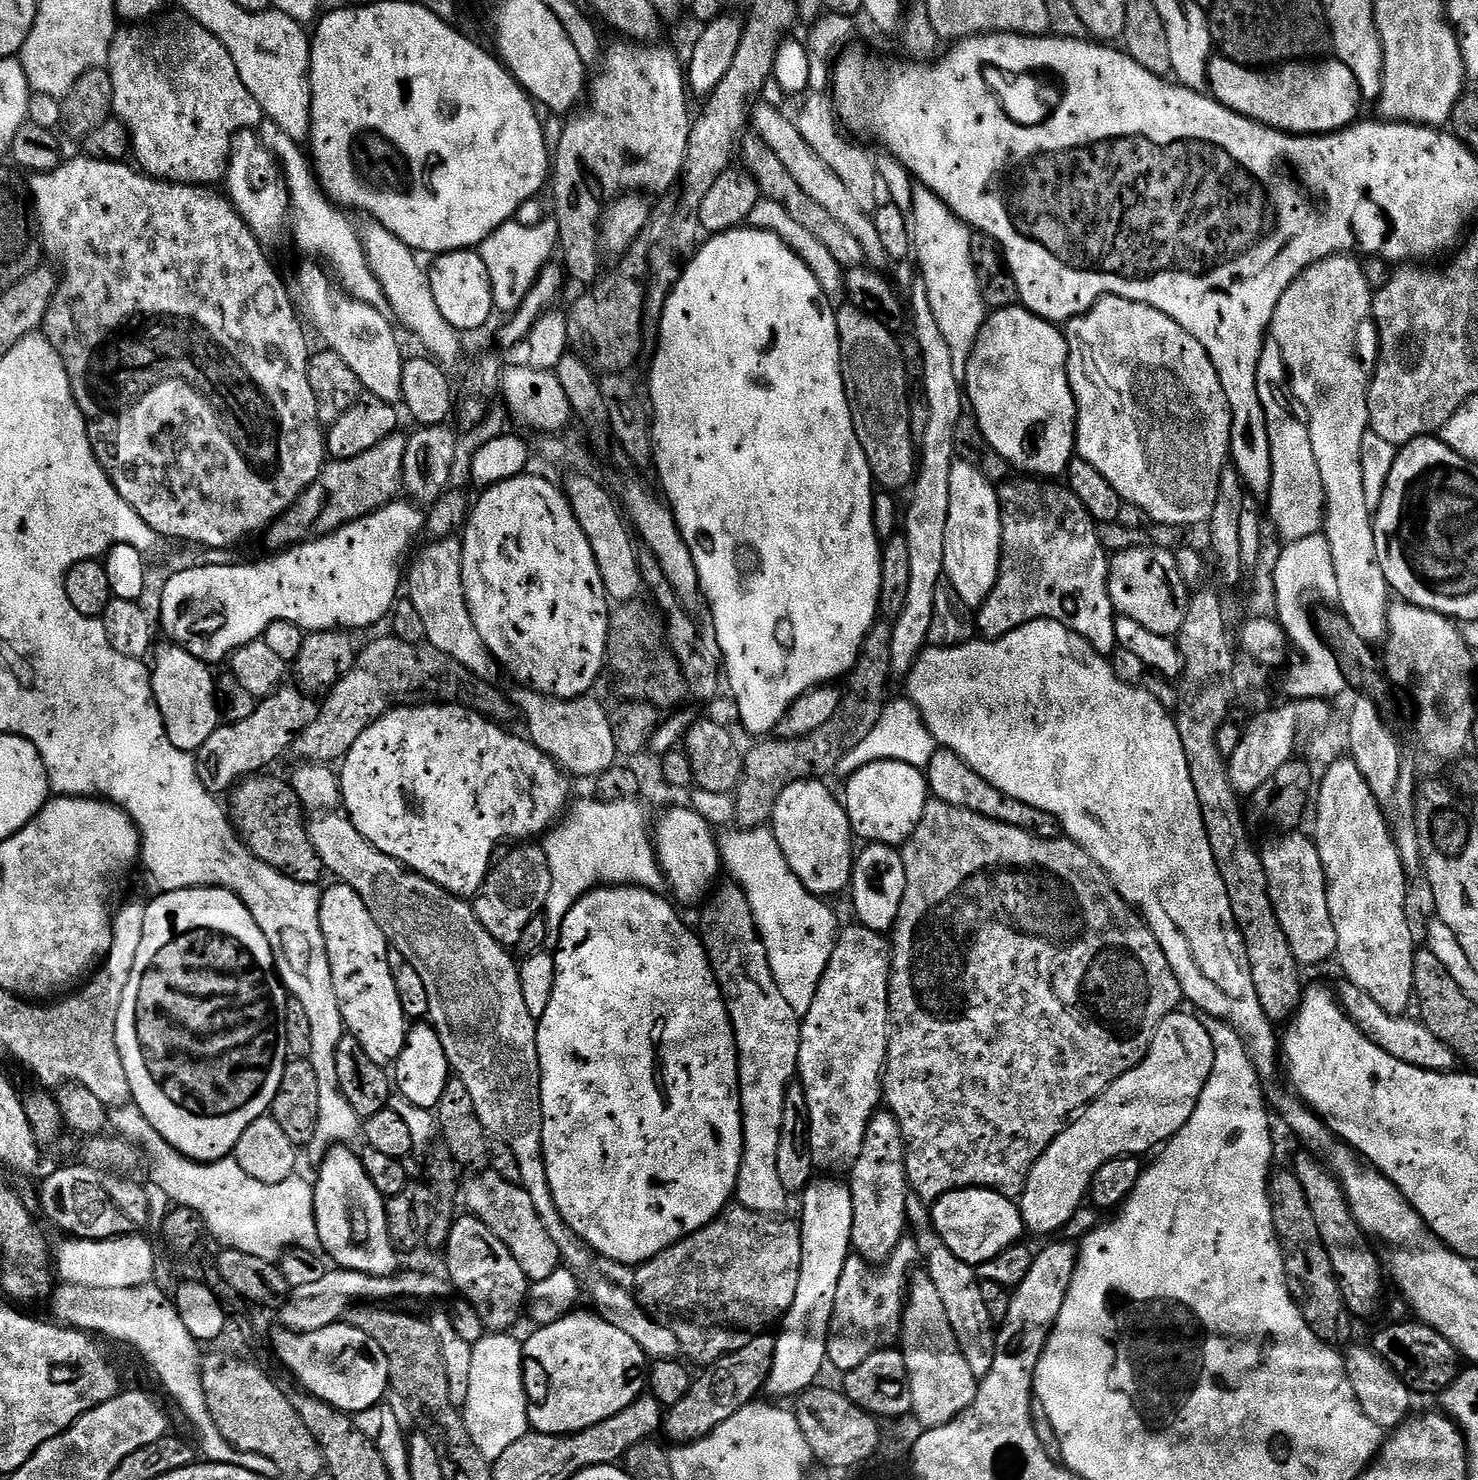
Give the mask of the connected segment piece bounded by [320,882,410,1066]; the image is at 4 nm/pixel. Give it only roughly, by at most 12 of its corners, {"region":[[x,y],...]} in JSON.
{"region":[[349,884],[320,921],[347,1035],[395,1065],[410,1024],[387,938]]}

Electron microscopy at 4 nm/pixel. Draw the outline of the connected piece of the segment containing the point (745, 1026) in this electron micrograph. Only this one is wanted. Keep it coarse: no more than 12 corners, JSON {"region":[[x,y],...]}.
{"region":[[735,883],[698,935],[736,1039],[734,1200],[779,1217],[782,1106],[801,1017]]}

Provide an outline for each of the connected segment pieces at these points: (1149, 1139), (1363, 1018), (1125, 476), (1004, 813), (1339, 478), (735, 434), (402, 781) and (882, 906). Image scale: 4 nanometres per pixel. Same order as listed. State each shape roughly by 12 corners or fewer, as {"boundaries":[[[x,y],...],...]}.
{"boundaries":[[[1177,1010],[1030,1170],[1025,1229],[1063,1230],[1094,1174],[1167,1144],[1214,1070]],[[1341,979],[1334,991],[1358,1030],[1386,1054],[1431,1072],[1458,1057],[1419,1019],[1392,1016]],[[1174,318],[1067,321],[1076,452],[1157,524],[1207,525],[1230,402]],[[937,750],[928,791],[1032,836],[1061,839],[1038,806],[1002,794],[958,754]],[[1363,263],[1312,264],[1272,319],[1322,474],[1339,609],[1367,644],[1390,589],[1362,487]],[[778,234],[668,295],[654,472],[745,730],[847,677],[877,493]],[[457,704],[393,708],[339,765],[382,854],[475,897],[573,781]],[[869,843],[852,866],[864,927],[891,933],[906,894],[893,845]]]}

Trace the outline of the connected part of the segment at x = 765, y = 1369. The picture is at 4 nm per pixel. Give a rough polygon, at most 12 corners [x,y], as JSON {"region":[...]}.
{"region":[[776,1336],[707,1365],[664,1413],[673,1445],[706,1438],[765,1391]]}

